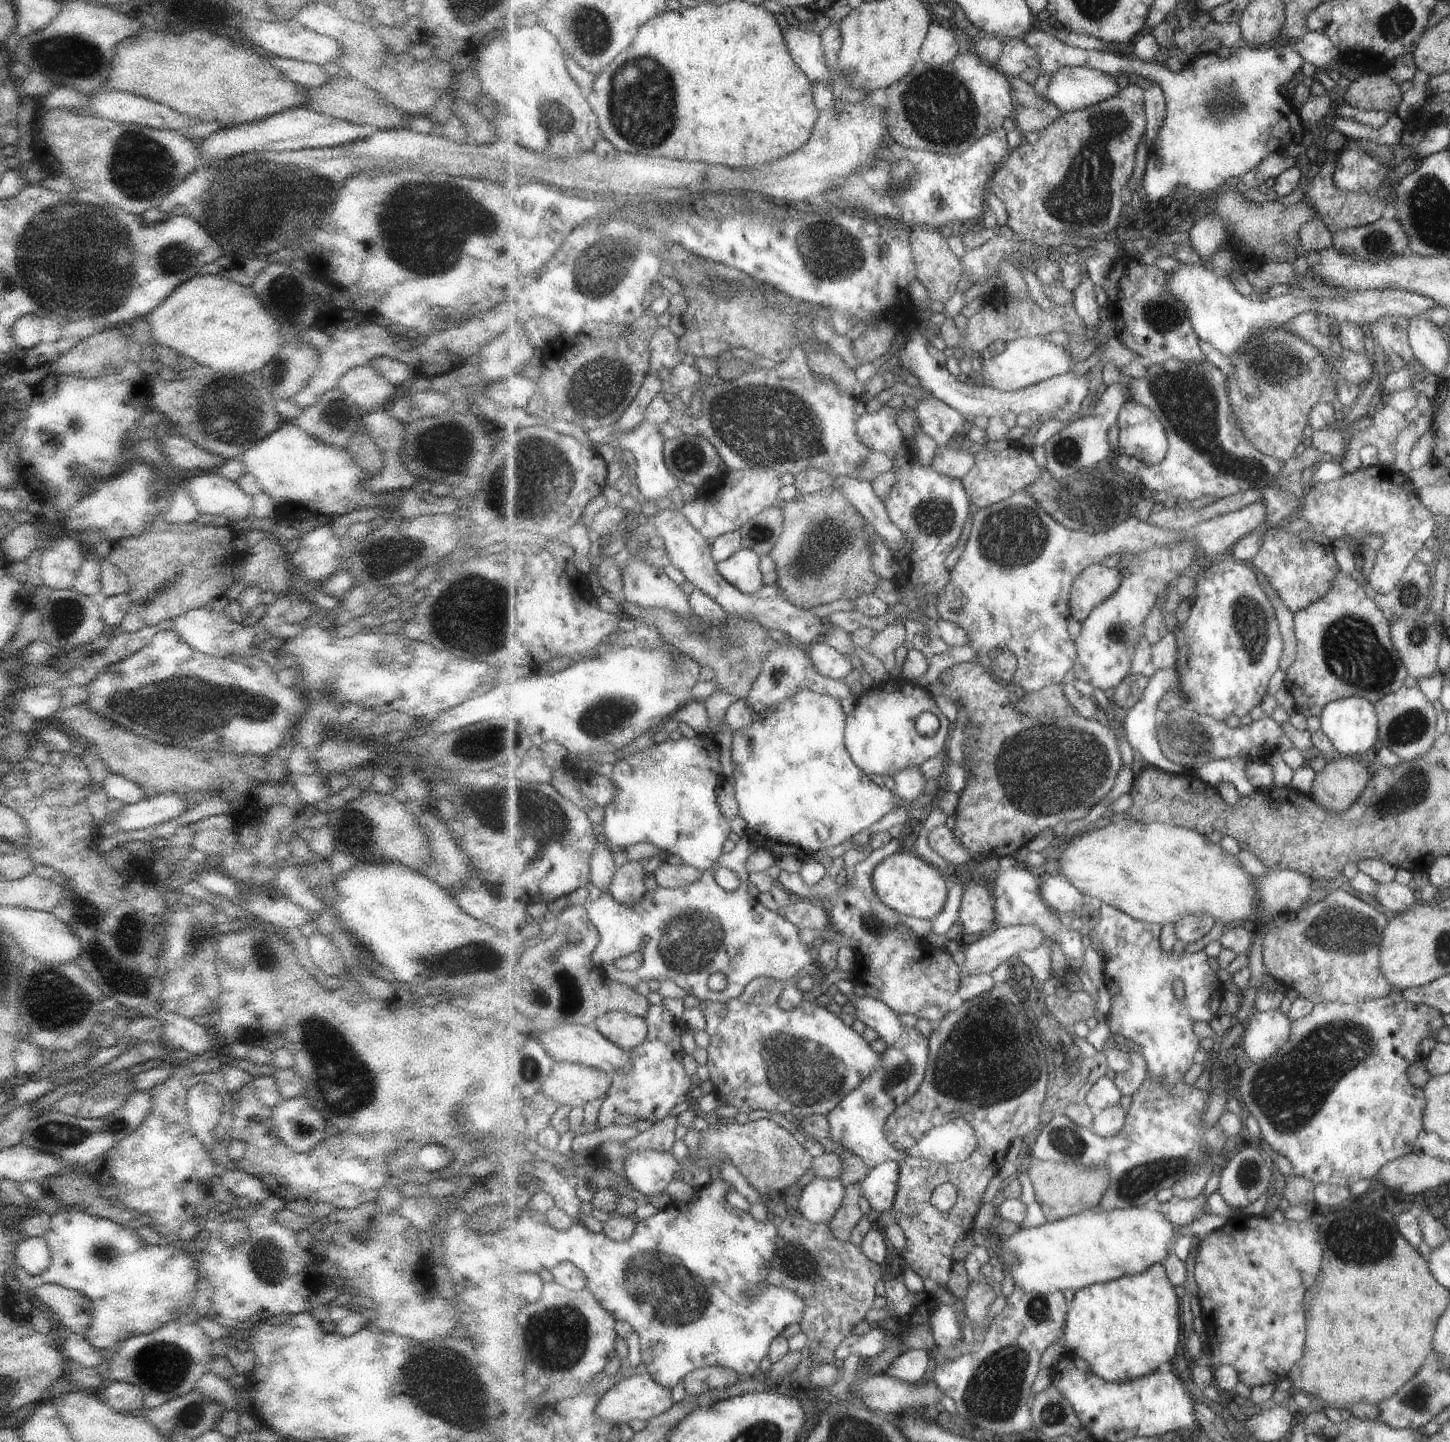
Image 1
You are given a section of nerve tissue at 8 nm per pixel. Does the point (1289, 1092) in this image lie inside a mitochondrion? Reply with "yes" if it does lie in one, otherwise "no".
yes

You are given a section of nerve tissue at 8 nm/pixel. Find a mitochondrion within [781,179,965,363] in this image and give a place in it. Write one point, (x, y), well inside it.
(829, 252)

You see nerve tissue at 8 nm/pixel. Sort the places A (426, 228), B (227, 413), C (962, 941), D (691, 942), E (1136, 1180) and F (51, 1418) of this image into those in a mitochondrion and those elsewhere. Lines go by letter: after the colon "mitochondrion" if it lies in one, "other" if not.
A: mitochondrion
B: mitochondrion
C: other
D: mitochondrion
E: mitochondrion
F: other

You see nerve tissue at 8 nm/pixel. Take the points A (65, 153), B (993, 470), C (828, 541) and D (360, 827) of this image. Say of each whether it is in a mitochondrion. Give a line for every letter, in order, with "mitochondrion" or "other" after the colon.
A: other
B: other
C: mitochondrion
D: mitochondrion

